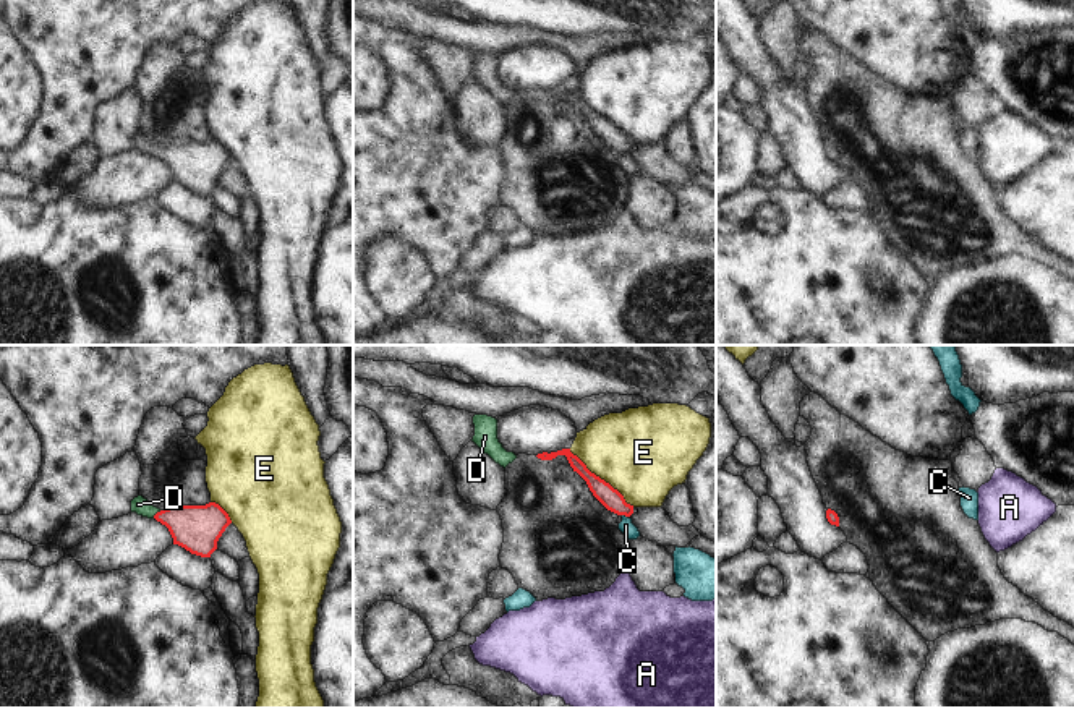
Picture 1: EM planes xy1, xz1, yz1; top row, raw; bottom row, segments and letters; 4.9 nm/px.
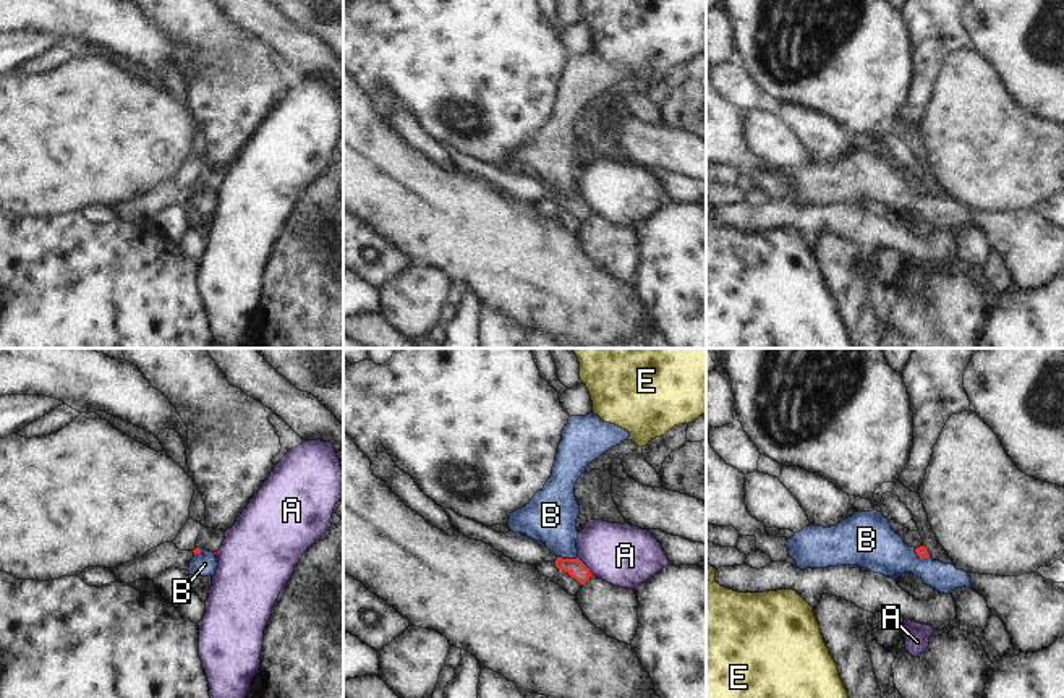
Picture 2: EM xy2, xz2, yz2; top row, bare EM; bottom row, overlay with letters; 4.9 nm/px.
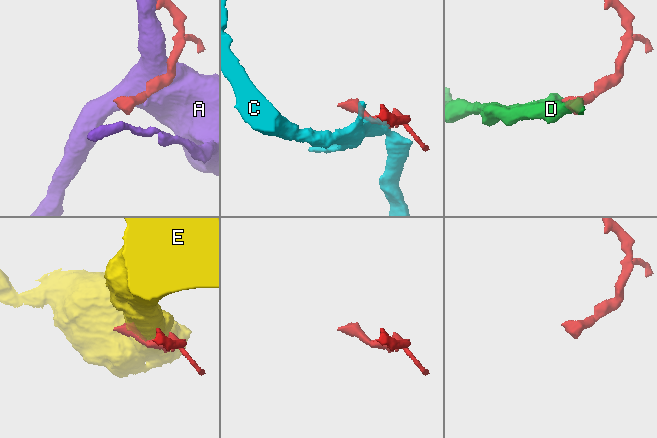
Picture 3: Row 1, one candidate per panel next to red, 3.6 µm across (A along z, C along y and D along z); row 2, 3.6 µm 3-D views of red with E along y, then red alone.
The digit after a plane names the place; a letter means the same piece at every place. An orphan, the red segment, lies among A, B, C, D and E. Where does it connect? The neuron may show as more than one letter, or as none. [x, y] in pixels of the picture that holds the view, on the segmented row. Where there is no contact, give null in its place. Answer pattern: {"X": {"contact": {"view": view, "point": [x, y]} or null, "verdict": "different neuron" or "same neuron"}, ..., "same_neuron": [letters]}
{"A": {"contact": {"view": "xz2", "point": [585, 566]}, "verdict": "different neuron"}, "B": {"contact": {"view": "xz2", "point": [567, 559]}, "verdict": "different neuron"}, "C": {"contact": {"view": "xz1", "point": [626, 516]}, "verdict": "different neuron"}, "D": {"contact": {"view": "xy1", "point": [156, 514]}, "verdict": "same neuron"}, "E": {"contact": {"view": "xz1", "point": [603, 480]}, "verdict": "different neuron"}, "same_neuron": ["D"]}

